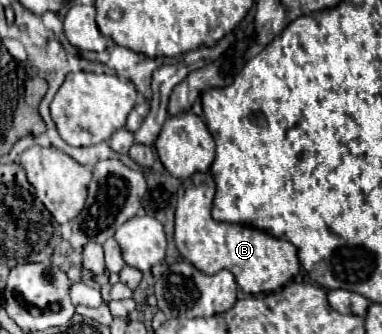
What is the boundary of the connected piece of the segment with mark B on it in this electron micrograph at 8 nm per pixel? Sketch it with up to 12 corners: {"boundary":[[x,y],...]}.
{"boundary":[[215,182],[179,188],[175,244],[205,274],[229,270],[249,294],[299,274],[297,248],[213,220]]}

